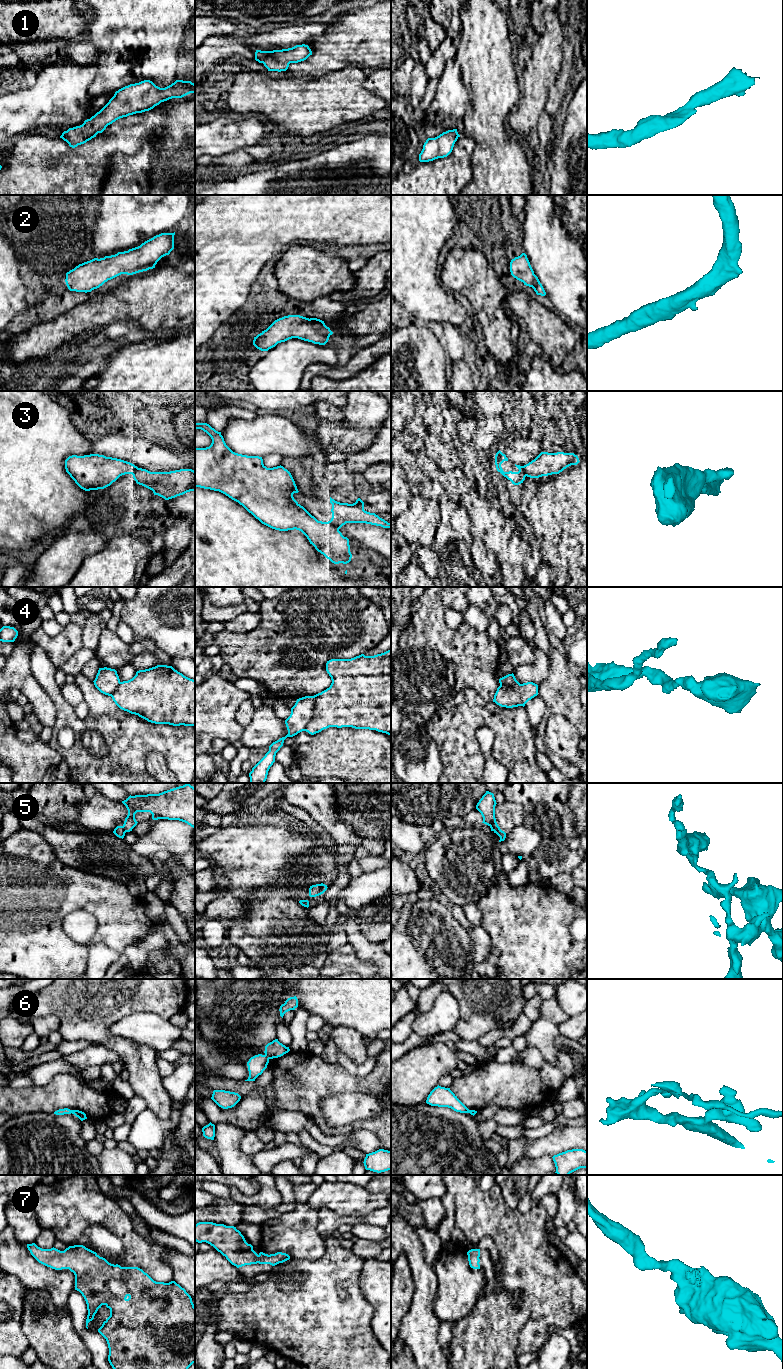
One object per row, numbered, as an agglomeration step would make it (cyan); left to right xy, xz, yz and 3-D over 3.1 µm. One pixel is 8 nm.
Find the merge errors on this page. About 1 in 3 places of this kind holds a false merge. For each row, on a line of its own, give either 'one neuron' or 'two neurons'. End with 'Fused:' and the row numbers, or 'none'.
1: one neuron
2: one neuron
3: two neurons
4: two neurons
5: two neurons
6: two neurons
7: one neuron
Fused: 3, 4, 5, 6

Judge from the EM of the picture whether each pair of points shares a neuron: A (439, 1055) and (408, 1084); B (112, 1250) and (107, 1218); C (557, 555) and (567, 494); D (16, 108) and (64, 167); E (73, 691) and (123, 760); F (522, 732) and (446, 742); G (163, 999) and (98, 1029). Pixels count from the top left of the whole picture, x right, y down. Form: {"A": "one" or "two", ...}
{"A": "one", "B": "two", "C": "one", "D": "two", "E": "two", "F": "one", "G": "one"}

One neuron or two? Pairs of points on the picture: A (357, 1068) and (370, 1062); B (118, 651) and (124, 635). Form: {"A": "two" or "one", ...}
{"A": "one", "B": "two"}

